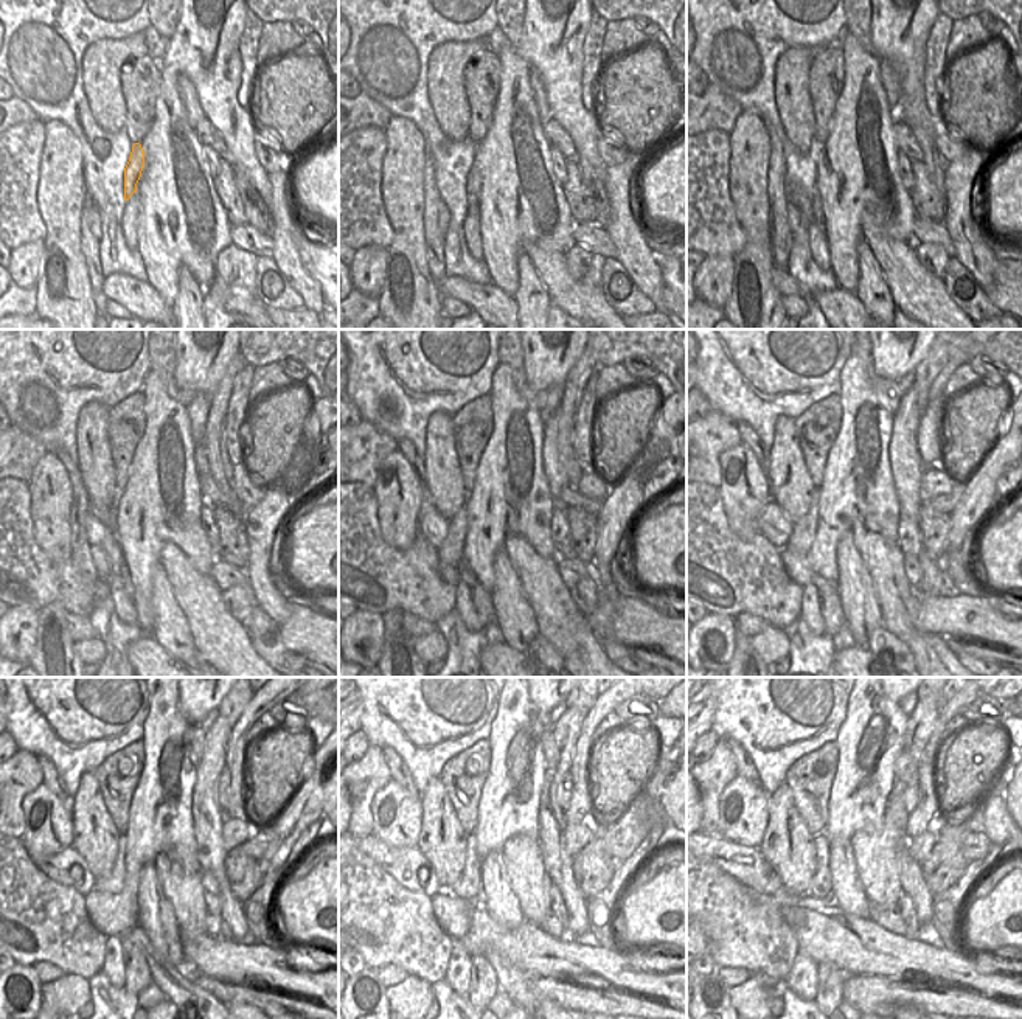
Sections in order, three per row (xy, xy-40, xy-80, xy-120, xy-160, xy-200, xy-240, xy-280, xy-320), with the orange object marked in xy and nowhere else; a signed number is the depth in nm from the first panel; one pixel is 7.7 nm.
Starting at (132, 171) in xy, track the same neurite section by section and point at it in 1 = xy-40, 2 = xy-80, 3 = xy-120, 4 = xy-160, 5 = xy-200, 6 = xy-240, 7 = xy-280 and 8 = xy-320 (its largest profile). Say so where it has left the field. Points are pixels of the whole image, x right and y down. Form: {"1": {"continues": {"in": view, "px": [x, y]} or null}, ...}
{"1": {"continues": {"in": "xy-40", "px": [474, 182]}}, "2": {"continues": {"in": "xy-80", "px": [817, 215]}}, "3": {"continues": {"in": "xy-120", "px": [118, 566]}}, "4": {"continues": {"in": "xy-160", "px": [482, 600]}}, "5": {"continues": {"in": "xy-200", "px": [831, 612]}}, "6": {"continues": {"in": "xy-240", "px": [137, 977]}}, "7": {"continues": {"in": "xy-280", "px": [483, 980]}}, "8": {"continues": {"in": "xy-320", "px": [830, 993]}}}

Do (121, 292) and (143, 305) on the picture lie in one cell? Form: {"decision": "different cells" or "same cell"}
{"decision": "same cell"}

